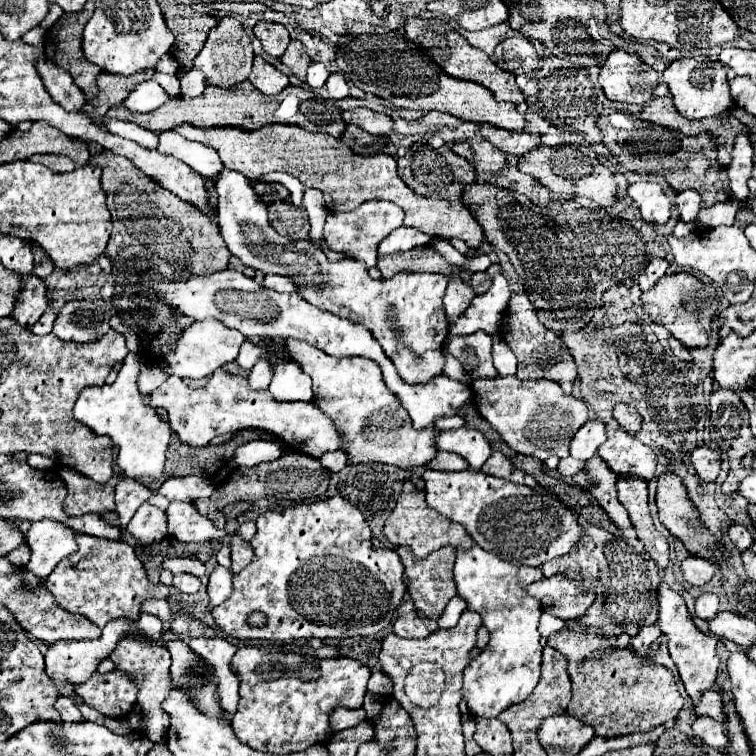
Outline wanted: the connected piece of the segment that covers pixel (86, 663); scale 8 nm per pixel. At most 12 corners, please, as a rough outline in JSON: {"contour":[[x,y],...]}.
{"contour":[[109,621],[95,641],[57,641],[45,673],[73,685],[87,681],[127,631],[159,641],[161,621]]}

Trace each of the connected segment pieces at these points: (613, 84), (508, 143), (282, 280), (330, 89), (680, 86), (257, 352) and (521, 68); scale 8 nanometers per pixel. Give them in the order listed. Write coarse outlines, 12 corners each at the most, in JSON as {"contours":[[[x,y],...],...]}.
{"contours":[[[613,51],[599,83],[611,101],[643,105],[659,75],[639,57]],[[485,125],[485,139],[521,157],[539,145],[539,135]],[[263,275],[263,287],[277,293],[299,293],[299,287],[281,275]],[[333,73],[327,93],[337,101],[349,97],[343,73]],[[709,57],[663,71],[675,109],[699,121],[733,105],[725,67]],[[243,343],[237,363],[251,369],[269,353],[253,343]],[[503,39],[493,61],[499,69],[523,75],[539,67],[533,43]]]}

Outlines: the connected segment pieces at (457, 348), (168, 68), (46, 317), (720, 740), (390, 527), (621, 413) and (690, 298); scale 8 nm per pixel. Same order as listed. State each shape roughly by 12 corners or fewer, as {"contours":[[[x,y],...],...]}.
{"contours":[[[449,337],[447,353],[473,379],[493,379],[493,337]],[[167,53],[163,55],[155,71],[175,75],[179,65],[177,61]],[[49,307],[33,325],[35,335],[47,335],[53,329],[55,313]],[[697,717],[693,731],[713,749],[725,749],[729,739],[715,721]],[[411,481],[383,525],[393,547],[415,557],[473,539],[425,501]],[[633,405],[613,407],[613,417],[631,435],[641,427]],[[689,273],[663,275],[641,307],[685,347],[709,343],[719,299]]]}

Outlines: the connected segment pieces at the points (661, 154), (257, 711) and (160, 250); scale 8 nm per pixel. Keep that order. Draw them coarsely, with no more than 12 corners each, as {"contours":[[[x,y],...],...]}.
{"contours":[[[605,109],[603,145],[627,171],[675,193],[729,199],[711,135],[687,137]],[[241,647],[235,735],[295,753],[359,709],[369,667]],[[121,155],[103,171],[107,253],[165,277],[211,275],[231,253],[209,219]]]}

